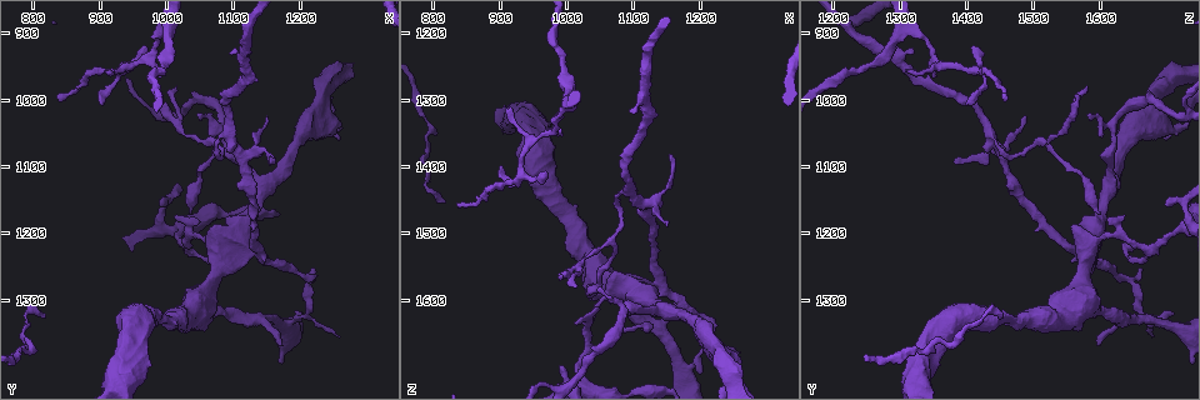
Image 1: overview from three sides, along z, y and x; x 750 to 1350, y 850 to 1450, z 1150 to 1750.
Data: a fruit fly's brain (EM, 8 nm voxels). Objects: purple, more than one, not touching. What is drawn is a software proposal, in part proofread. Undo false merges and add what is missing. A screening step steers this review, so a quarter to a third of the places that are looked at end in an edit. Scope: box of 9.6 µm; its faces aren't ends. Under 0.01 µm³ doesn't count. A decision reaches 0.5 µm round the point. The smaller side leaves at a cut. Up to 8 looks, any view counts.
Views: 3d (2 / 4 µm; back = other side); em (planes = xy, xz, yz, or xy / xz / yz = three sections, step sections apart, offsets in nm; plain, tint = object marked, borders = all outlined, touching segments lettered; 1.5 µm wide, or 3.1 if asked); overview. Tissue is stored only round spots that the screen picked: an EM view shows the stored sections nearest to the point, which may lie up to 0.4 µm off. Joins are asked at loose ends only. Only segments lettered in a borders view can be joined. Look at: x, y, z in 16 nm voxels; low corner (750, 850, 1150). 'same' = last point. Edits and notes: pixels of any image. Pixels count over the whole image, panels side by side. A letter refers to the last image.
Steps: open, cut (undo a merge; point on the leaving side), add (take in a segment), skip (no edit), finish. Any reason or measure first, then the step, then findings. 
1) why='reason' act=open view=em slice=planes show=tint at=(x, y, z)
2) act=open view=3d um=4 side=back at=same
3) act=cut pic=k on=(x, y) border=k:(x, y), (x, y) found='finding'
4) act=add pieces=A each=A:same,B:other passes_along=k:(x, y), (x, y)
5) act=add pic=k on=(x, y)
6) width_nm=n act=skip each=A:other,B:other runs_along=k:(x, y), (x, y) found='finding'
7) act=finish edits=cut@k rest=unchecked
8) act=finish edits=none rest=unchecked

why='free end' act=open view=3d um=2 at=(905, 955, 1305)

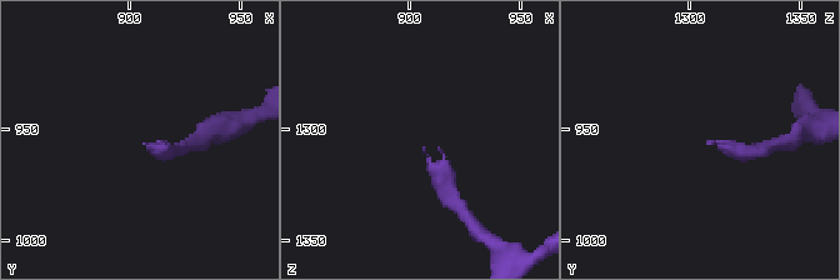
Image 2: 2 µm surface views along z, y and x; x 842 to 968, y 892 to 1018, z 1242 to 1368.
why='now the EM' act=open view=em slice=planes show=tint at=(907, 957, 1310)

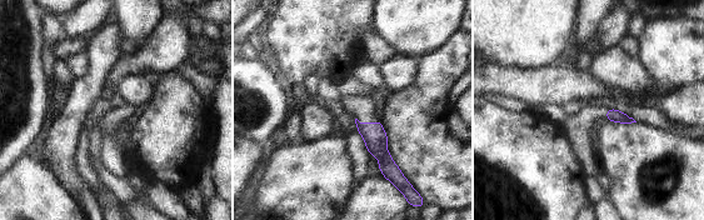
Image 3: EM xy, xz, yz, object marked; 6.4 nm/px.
why='see the neighbours' act=open view=em slice=planes show=borders at=same

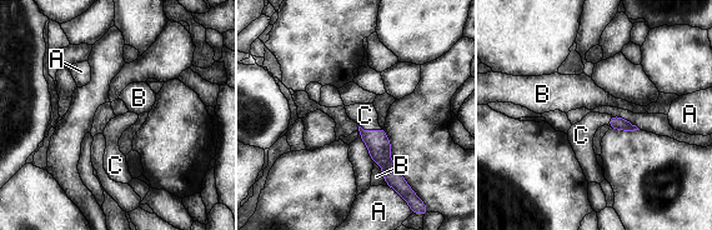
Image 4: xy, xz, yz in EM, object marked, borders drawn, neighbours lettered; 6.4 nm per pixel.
act=add pieces=C each=A:other,B:other,C:same passes_along=4:(379, 145), (371, 130), (365, 115) found='it goes on there'

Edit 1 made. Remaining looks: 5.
act=open view=overview

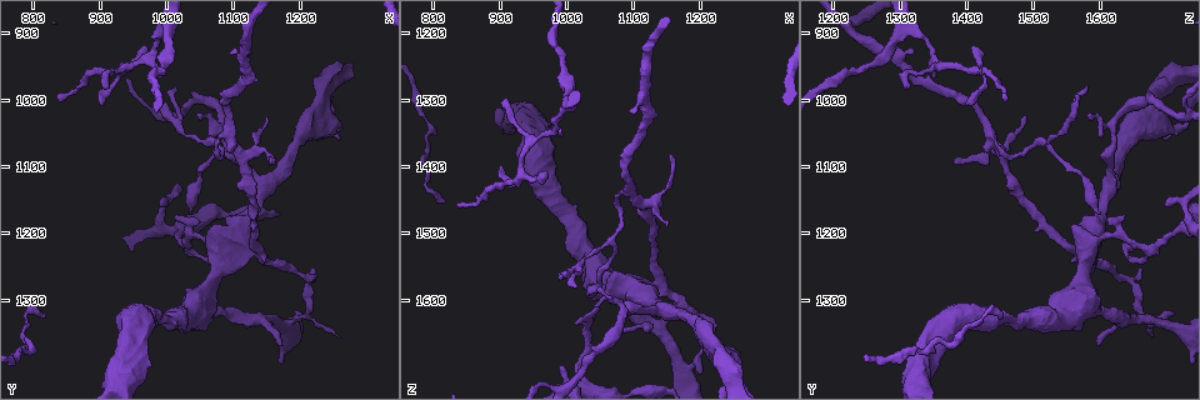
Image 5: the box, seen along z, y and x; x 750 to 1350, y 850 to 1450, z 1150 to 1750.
why='abrupt turn' act=open view=em slice=xy step=4 show=borders at=(1035, 1225, 1670)

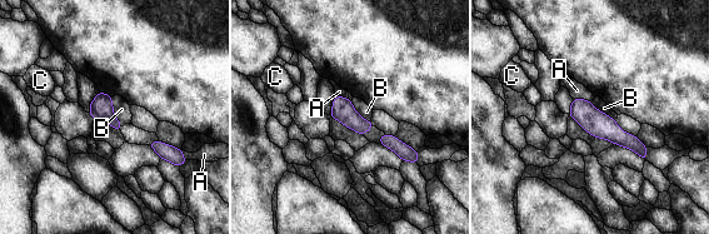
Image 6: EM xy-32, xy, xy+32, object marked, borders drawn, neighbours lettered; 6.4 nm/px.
act=open view=em slice=planes show=borders at=same

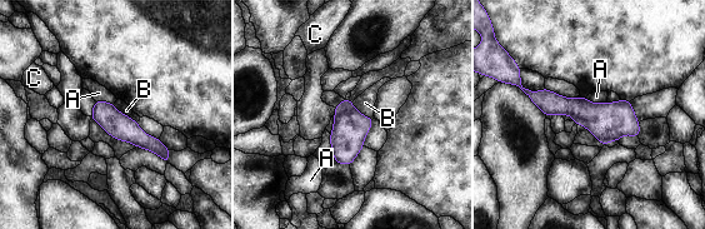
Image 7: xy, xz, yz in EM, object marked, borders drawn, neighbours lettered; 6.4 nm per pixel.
act=skip each=A:other,B:other,C:other border=7:(351, 101), (364, 115), (374, 118) found='one neuron here'

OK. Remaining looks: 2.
why='calibre changes' act=open view=3d um=4 at=(995, 895, 1310)

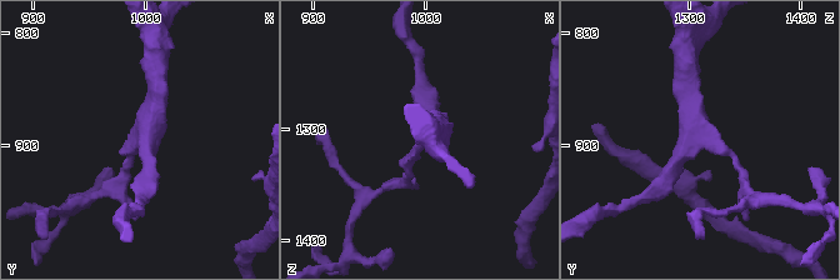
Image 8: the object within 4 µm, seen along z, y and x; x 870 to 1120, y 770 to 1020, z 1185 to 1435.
arms=3 act=open view=em slice=planes show=borders at=(1002, 894, 1308)

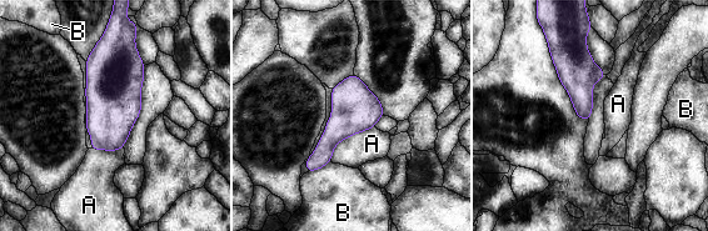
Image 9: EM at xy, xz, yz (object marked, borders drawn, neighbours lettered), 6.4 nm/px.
longest_contact=A:360nm act=skip each=A:other,B:other border=9:(374, 126), (342, 139), (330, 160) found='continuous, no second neuron'

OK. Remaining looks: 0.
act=finish edits=add@4 rest=unchecked

